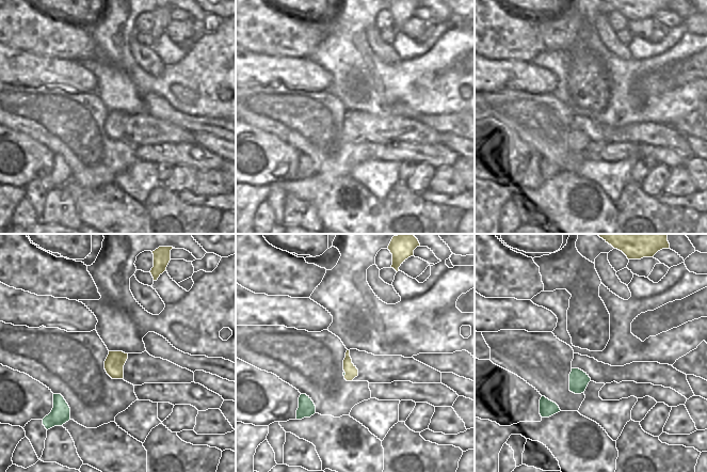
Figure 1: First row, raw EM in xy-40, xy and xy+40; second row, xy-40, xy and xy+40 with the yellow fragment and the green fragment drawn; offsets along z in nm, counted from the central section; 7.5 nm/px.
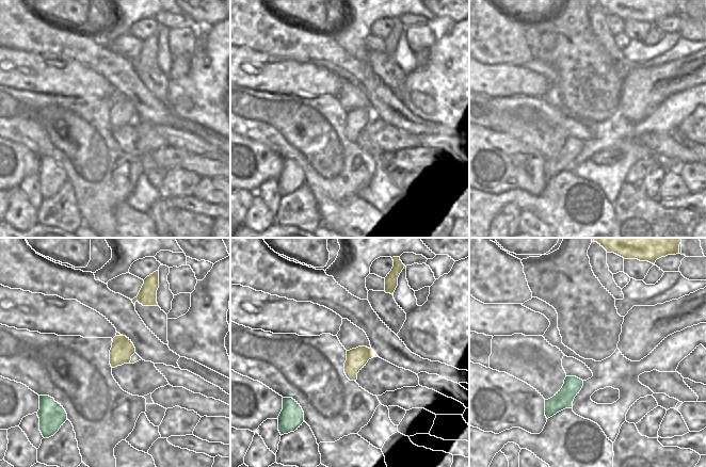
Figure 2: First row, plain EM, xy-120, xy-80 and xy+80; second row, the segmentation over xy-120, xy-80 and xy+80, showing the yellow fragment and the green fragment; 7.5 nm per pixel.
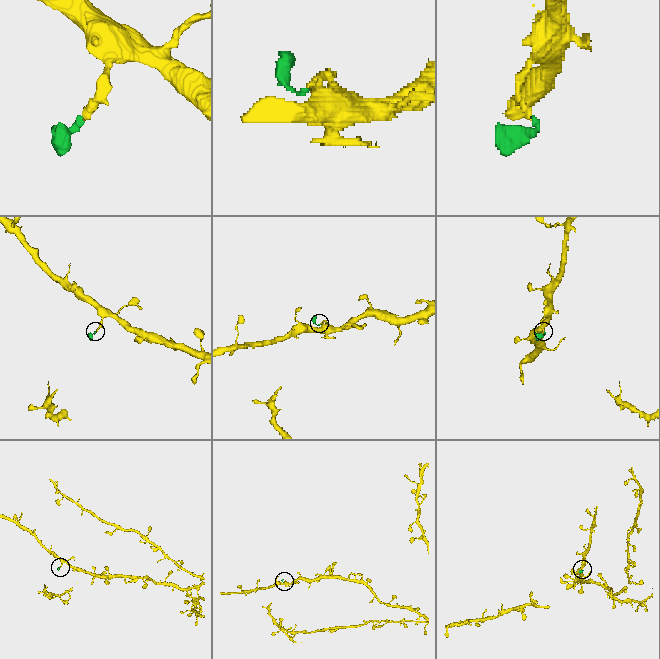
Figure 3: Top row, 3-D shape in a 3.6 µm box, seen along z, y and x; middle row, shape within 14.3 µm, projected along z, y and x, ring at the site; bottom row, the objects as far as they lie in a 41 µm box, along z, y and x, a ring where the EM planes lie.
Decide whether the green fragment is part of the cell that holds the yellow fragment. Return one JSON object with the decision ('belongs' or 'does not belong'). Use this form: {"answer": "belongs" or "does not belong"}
{"answer": "does not belong"}

